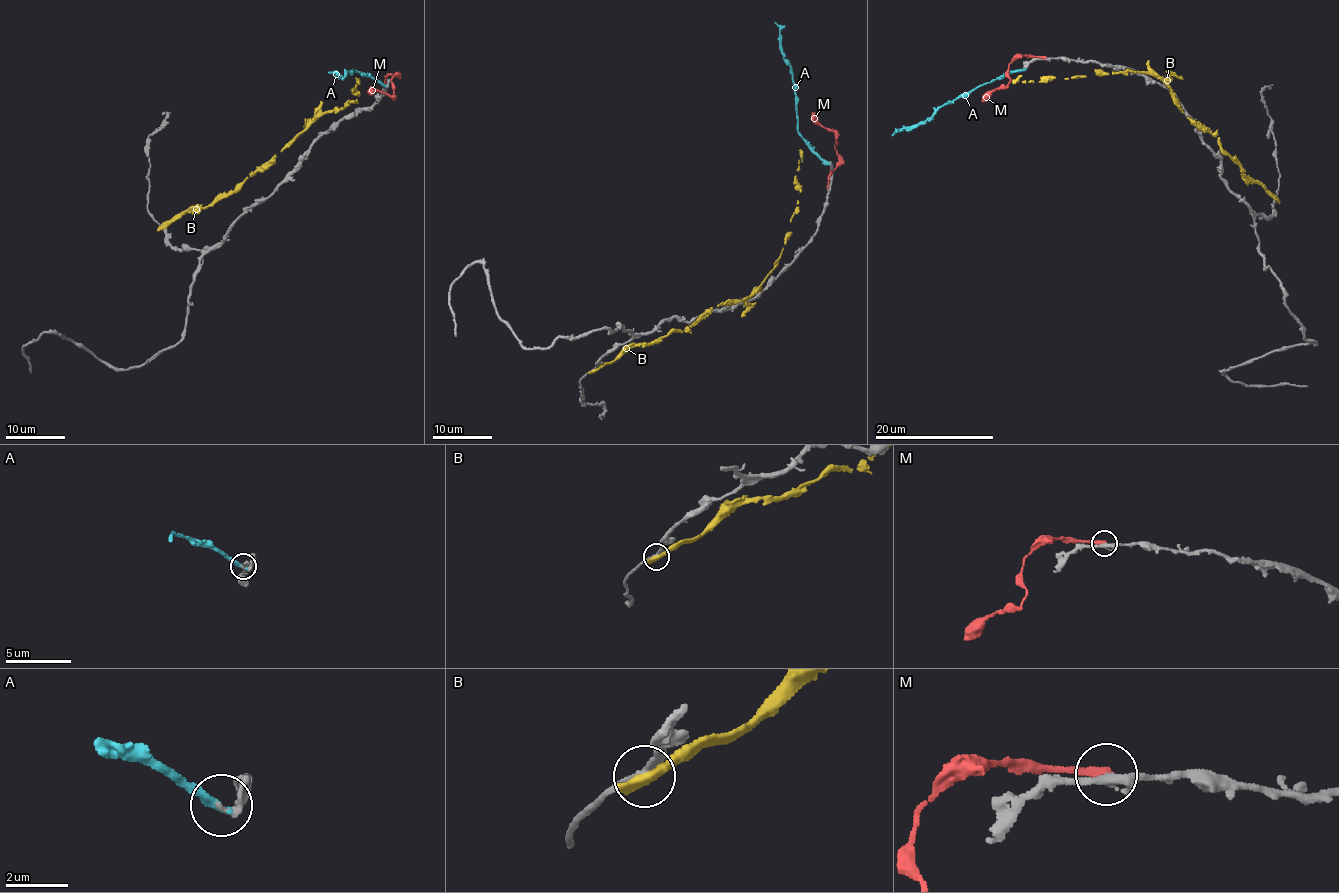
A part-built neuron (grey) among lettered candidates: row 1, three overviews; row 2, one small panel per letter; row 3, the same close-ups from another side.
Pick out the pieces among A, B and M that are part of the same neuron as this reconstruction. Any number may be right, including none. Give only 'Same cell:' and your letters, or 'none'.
Same cell: A

